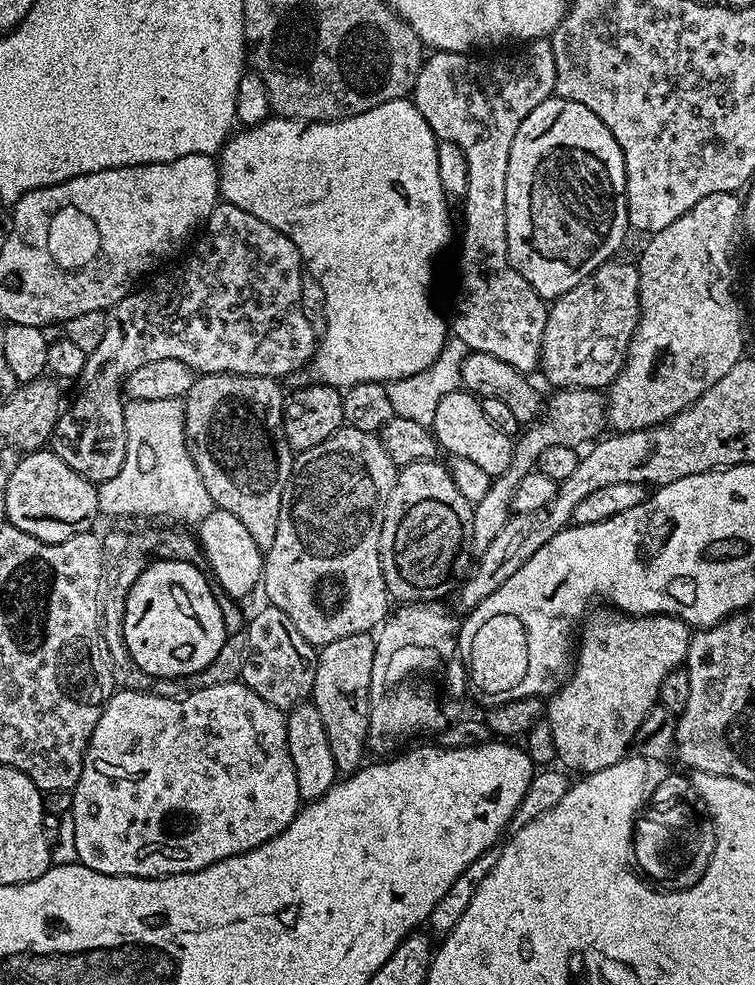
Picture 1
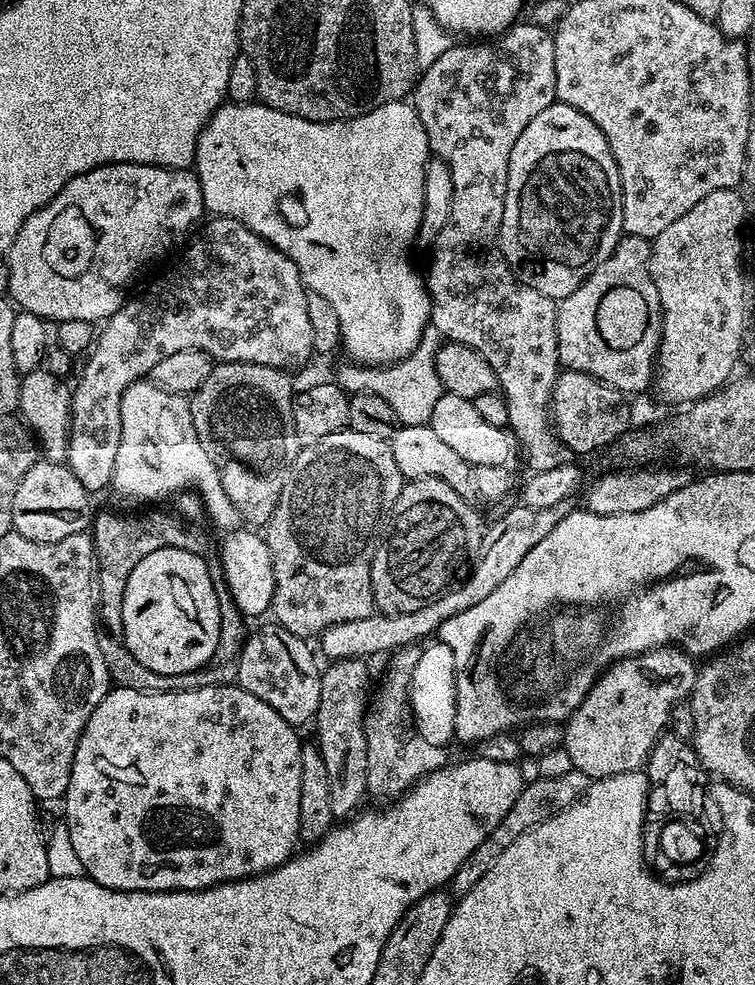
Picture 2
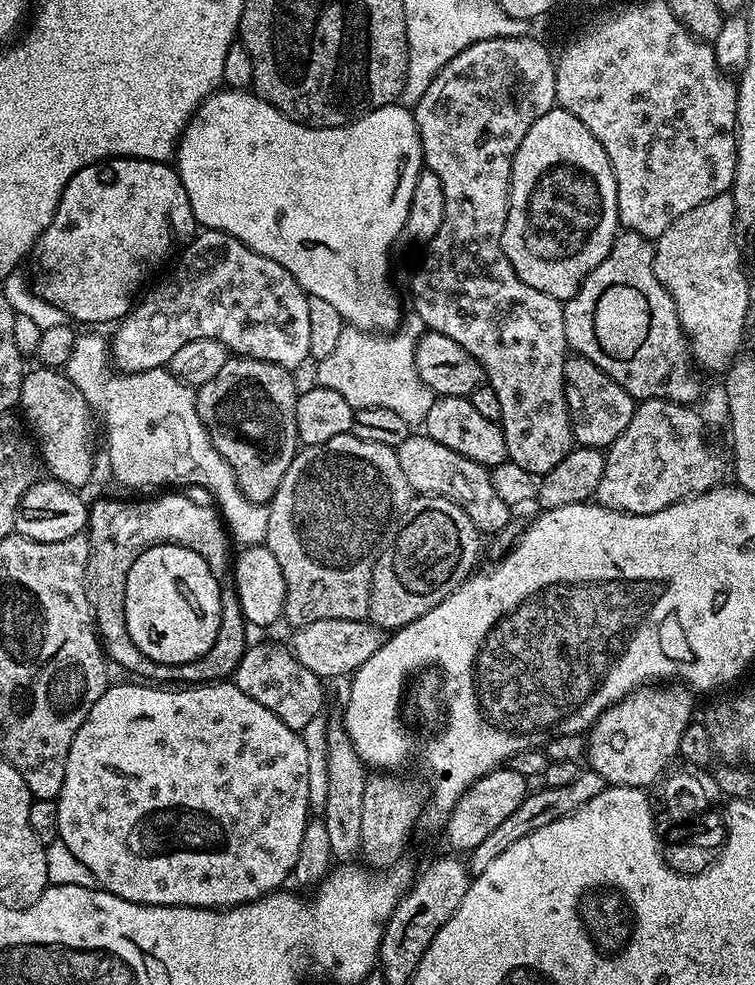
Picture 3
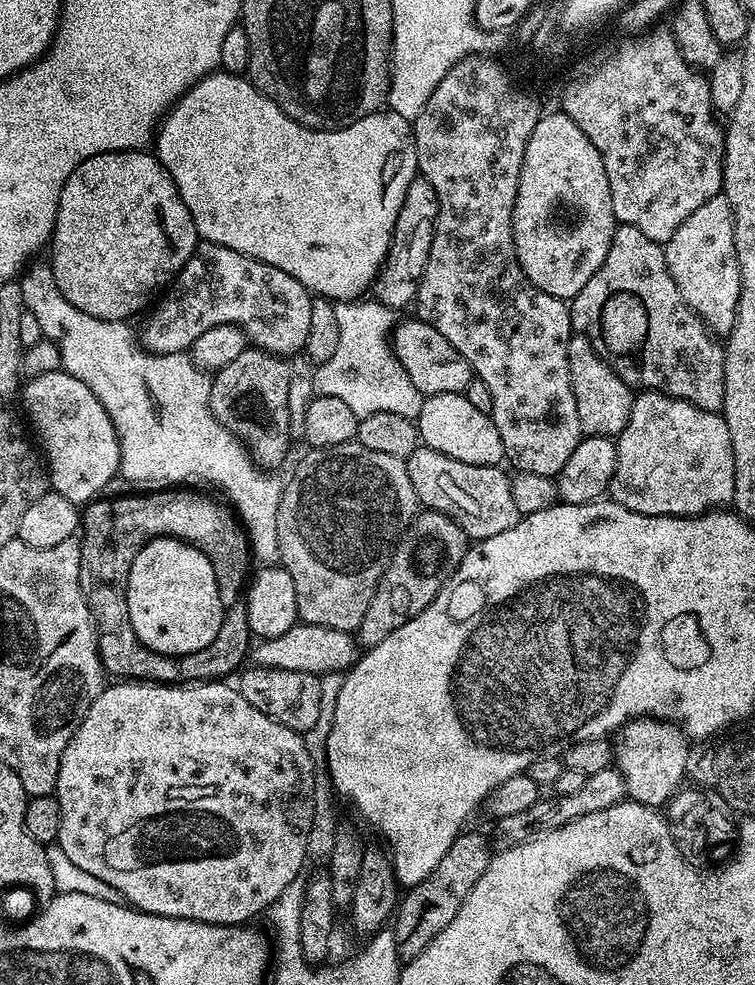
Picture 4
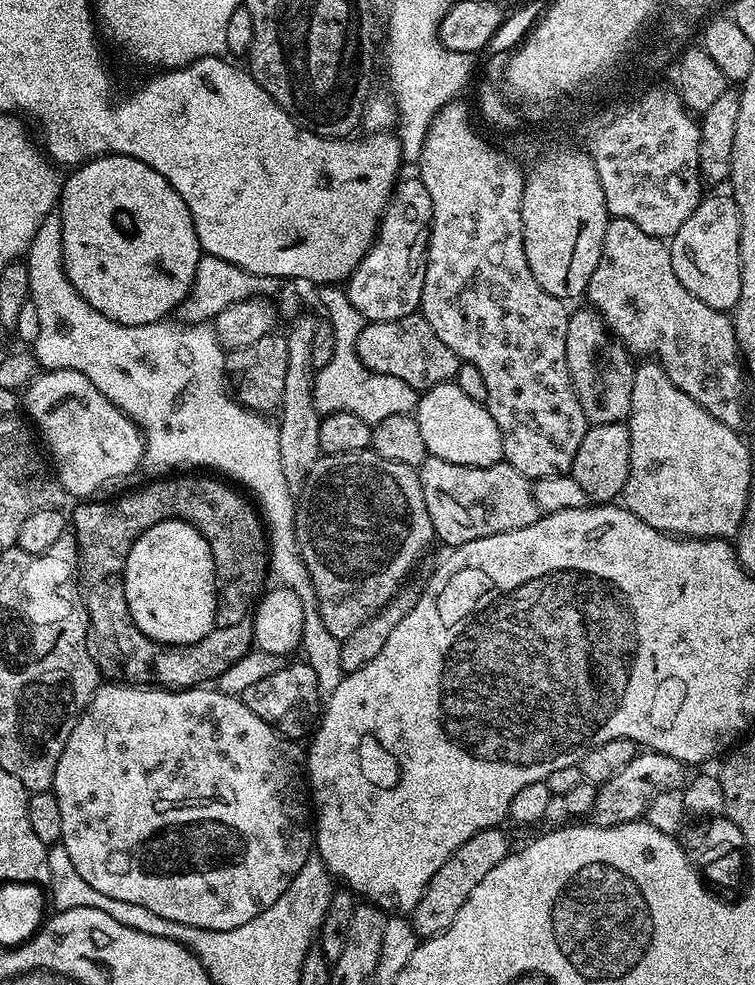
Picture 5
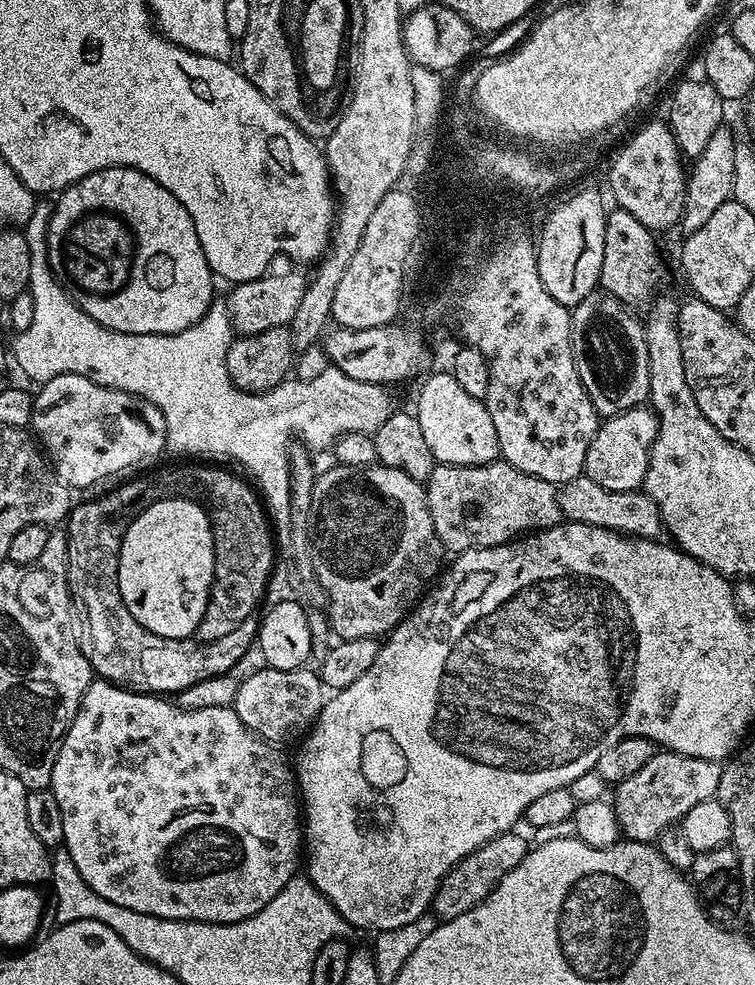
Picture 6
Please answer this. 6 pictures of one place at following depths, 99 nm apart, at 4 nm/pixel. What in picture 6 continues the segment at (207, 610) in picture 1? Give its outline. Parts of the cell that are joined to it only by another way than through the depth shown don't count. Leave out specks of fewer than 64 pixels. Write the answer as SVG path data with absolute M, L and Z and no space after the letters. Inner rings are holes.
M171 496L165 500L154 502L132 519L121 540L120 557L118 558L118 590L122 594L122 602L126 606L126 610L130 610L130 614L134 614L134 618L138 618L138 622L142 626L146 626L146 630L150 630L162 638L186 640L195 637L196 627L199 626L203 615L206 614L207 600L210 598L212 579L214 578L214 538L212 537L212 521L209 513L206 510L204 513L203 508L198 504L200 503L195 499L185 499L182 496Z

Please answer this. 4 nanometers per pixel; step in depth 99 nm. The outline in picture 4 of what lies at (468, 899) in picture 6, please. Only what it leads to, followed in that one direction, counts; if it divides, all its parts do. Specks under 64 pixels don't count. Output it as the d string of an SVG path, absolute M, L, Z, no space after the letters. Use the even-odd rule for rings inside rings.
M465 830L454 838L450 850L442 854L442 862L430 870L428 877L403 893L394 913L397 953L401 961L418 958L418 954L422 954L422 950L426 950L426 946L430 946L430 942L434 942L434 938L454 922L454 914L458 914L462 902L466 902L466 894L470 894L474 882L482 878L493 855L485 833L483 836L480 832Z

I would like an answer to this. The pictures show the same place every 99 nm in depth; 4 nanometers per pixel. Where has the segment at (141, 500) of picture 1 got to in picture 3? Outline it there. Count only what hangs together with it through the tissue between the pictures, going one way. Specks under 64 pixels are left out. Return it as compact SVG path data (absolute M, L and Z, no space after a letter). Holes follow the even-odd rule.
M77 335L72 356L66 365L66 375L68 381L87 398L89 405L104 411L108 426L108 460L112 463L117 482L128 488L197 484L216 495L215 507L237 545L264 544L268 529L267 507L253 504L236 485L232 467L218 454L198 418L196 392L164 368L116 376L111 376L108 368L109 341L100 336Z

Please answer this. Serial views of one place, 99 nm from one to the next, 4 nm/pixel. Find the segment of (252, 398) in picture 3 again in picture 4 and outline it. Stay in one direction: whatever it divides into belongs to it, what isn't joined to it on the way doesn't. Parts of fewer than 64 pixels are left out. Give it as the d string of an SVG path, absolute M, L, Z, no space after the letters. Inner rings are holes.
M249 346L230 362L230 366L221 368L212 376L210 410L214 418L247 448L249 456L264 470L276 470L287 458L288 443L292 440L289 365L287 359Z

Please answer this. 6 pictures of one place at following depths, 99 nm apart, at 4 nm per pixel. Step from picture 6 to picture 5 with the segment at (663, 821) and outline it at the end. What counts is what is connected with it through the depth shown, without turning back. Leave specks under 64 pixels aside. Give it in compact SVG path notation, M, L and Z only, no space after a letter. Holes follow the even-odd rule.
M641 751L623 770L618 770L614 778L610 778L605 784L597 787L596 801L590 813L591 823L605 828L641 819L652 805L654 797L661 795L665 790L677 787L680 771L682 771L680 761L672 756L667 756L664 752Z

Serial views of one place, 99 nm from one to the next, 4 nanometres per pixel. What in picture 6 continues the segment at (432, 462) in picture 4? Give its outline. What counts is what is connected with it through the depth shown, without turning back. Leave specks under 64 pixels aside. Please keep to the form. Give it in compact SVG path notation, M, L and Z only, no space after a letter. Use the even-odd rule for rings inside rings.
M502 458L493 460L491 464L471 464L470 466L437 463L426 481L426 491L434 530L438 534L445 553L448 554L493 548L523 537L533 530L552 528L562 520L558 506L557 485L546 482L542 478L534 478L530 474L522 474L522 470L510 466Z

